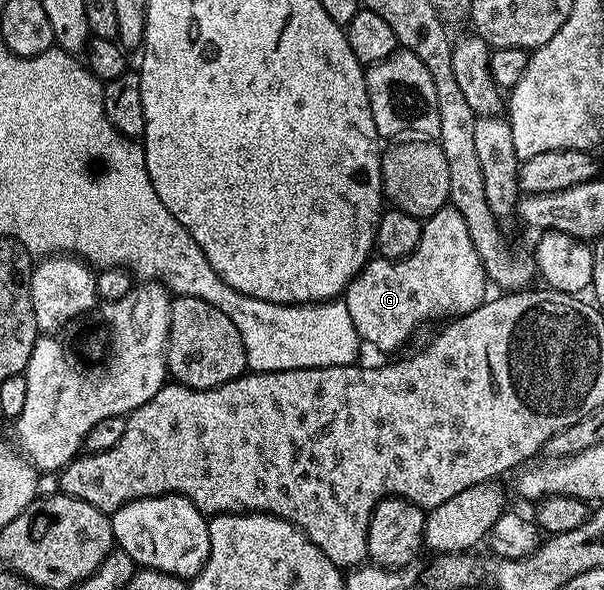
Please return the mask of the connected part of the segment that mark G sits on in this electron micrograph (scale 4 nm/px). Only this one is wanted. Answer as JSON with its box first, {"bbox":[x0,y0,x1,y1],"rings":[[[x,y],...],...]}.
{"bbox":[342,207,490,353],"rings":[[[453,207],[439,209],[430,219],[430,224],[422,231],[422,239],[418,239],[418,247],[410,255],[400,261],[387,261],[385,257],[377,256],[369,260],[360,270],[359,275],[348,284],[342,294],[346,303],[346,311],[350,311],[350,319],[354,322],[354,331],[358,331],[361,342],[365,346],[373,345],[384,353],[392,353],[400,349],[412,337],[412,332],[419,325],[432,321],[435,317],[452,319],[474,311],[484,304],[490,280],[484,273],[482,259],[474,249],[474,242],[470,239],[466,220]]]}

